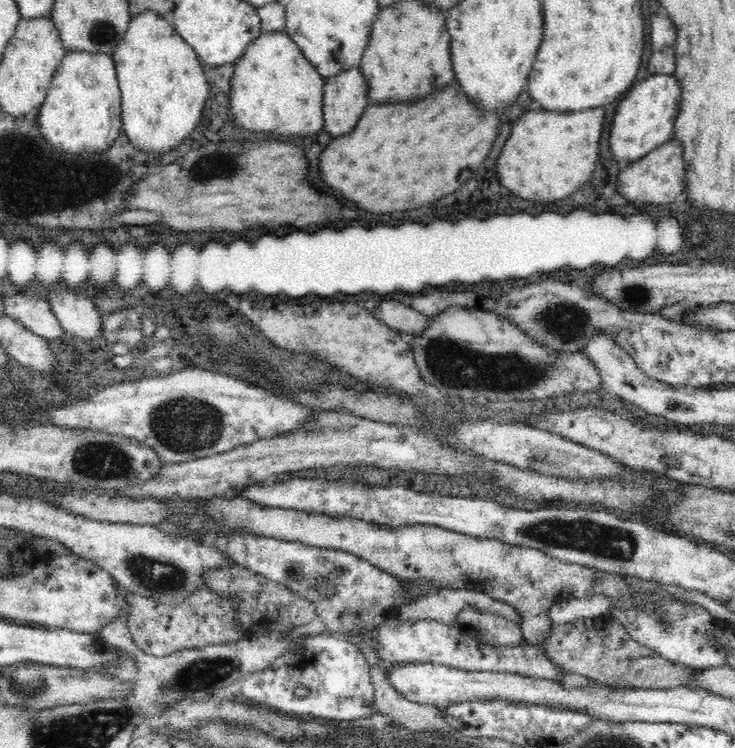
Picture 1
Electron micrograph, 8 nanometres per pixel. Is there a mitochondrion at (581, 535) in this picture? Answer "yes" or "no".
yes

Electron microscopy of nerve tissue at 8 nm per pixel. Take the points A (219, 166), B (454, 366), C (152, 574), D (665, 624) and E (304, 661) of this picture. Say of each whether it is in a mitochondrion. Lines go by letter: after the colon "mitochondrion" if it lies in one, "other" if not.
A: mitochondrion
B: mitochondrion
C: mitochondrion
D: mitochondrion
E: other

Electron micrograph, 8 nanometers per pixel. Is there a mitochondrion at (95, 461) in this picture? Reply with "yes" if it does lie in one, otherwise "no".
yes

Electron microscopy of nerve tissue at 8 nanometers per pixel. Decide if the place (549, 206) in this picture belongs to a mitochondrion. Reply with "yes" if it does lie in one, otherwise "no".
no

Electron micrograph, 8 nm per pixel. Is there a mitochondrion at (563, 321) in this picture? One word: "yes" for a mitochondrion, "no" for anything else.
yes

